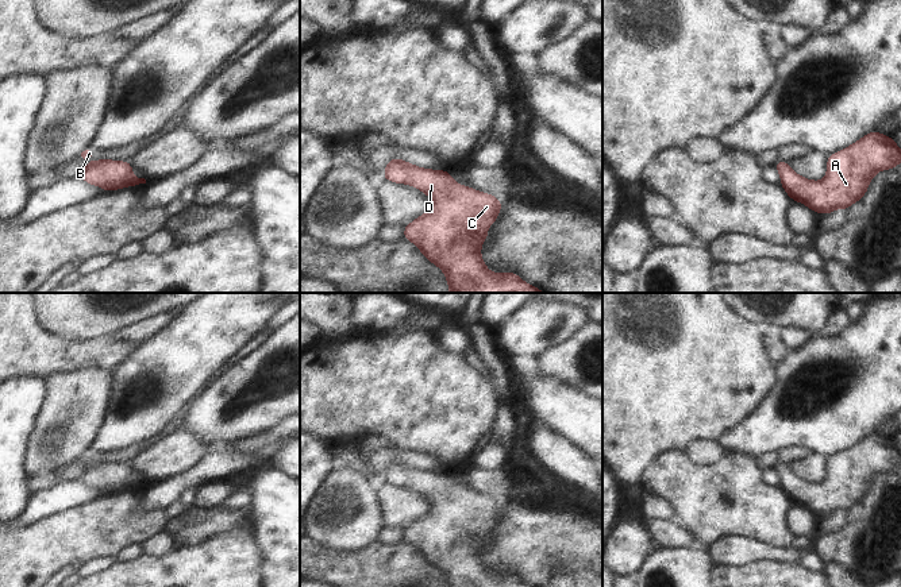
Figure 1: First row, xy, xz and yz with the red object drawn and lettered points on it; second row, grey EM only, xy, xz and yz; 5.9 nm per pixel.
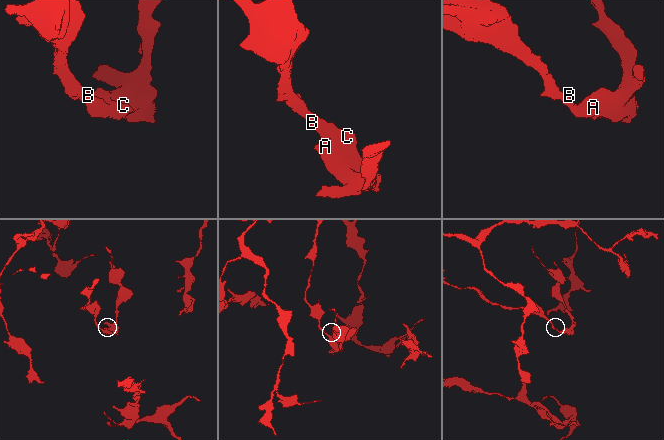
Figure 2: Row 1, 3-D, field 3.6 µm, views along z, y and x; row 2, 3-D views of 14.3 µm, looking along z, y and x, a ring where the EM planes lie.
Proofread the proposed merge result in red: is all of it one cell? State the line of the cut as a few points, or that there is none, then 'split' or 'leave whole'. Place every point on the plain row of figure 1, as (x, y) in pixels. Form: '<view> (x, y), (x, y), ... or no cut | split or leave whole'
no cut | leave whole

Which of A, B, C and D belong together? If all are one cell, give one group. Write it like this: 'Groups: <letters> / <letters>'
Groups: A B C D

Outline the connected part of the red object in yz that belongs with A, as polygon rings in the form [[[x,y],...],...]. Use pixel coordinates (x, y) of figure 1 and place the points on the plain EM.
[[[873,433],[847,451],[828,457],[823,483],[796,476],[788,464],[778,463],[781,488],[788,498],[817,515],[829,517],[838,510],[848,511],[863,501],[871,480],[881,472],[901,466],[901,452],[890,439]]]

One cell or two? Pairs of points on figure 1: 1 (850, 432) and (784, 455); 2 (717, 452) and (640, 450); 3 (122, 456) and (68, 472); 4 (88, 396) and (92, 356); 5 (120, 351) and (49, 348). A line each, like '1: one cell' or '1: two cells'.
1: two cells
2: two cells
3: one cell
4: two cells
5: one cell

